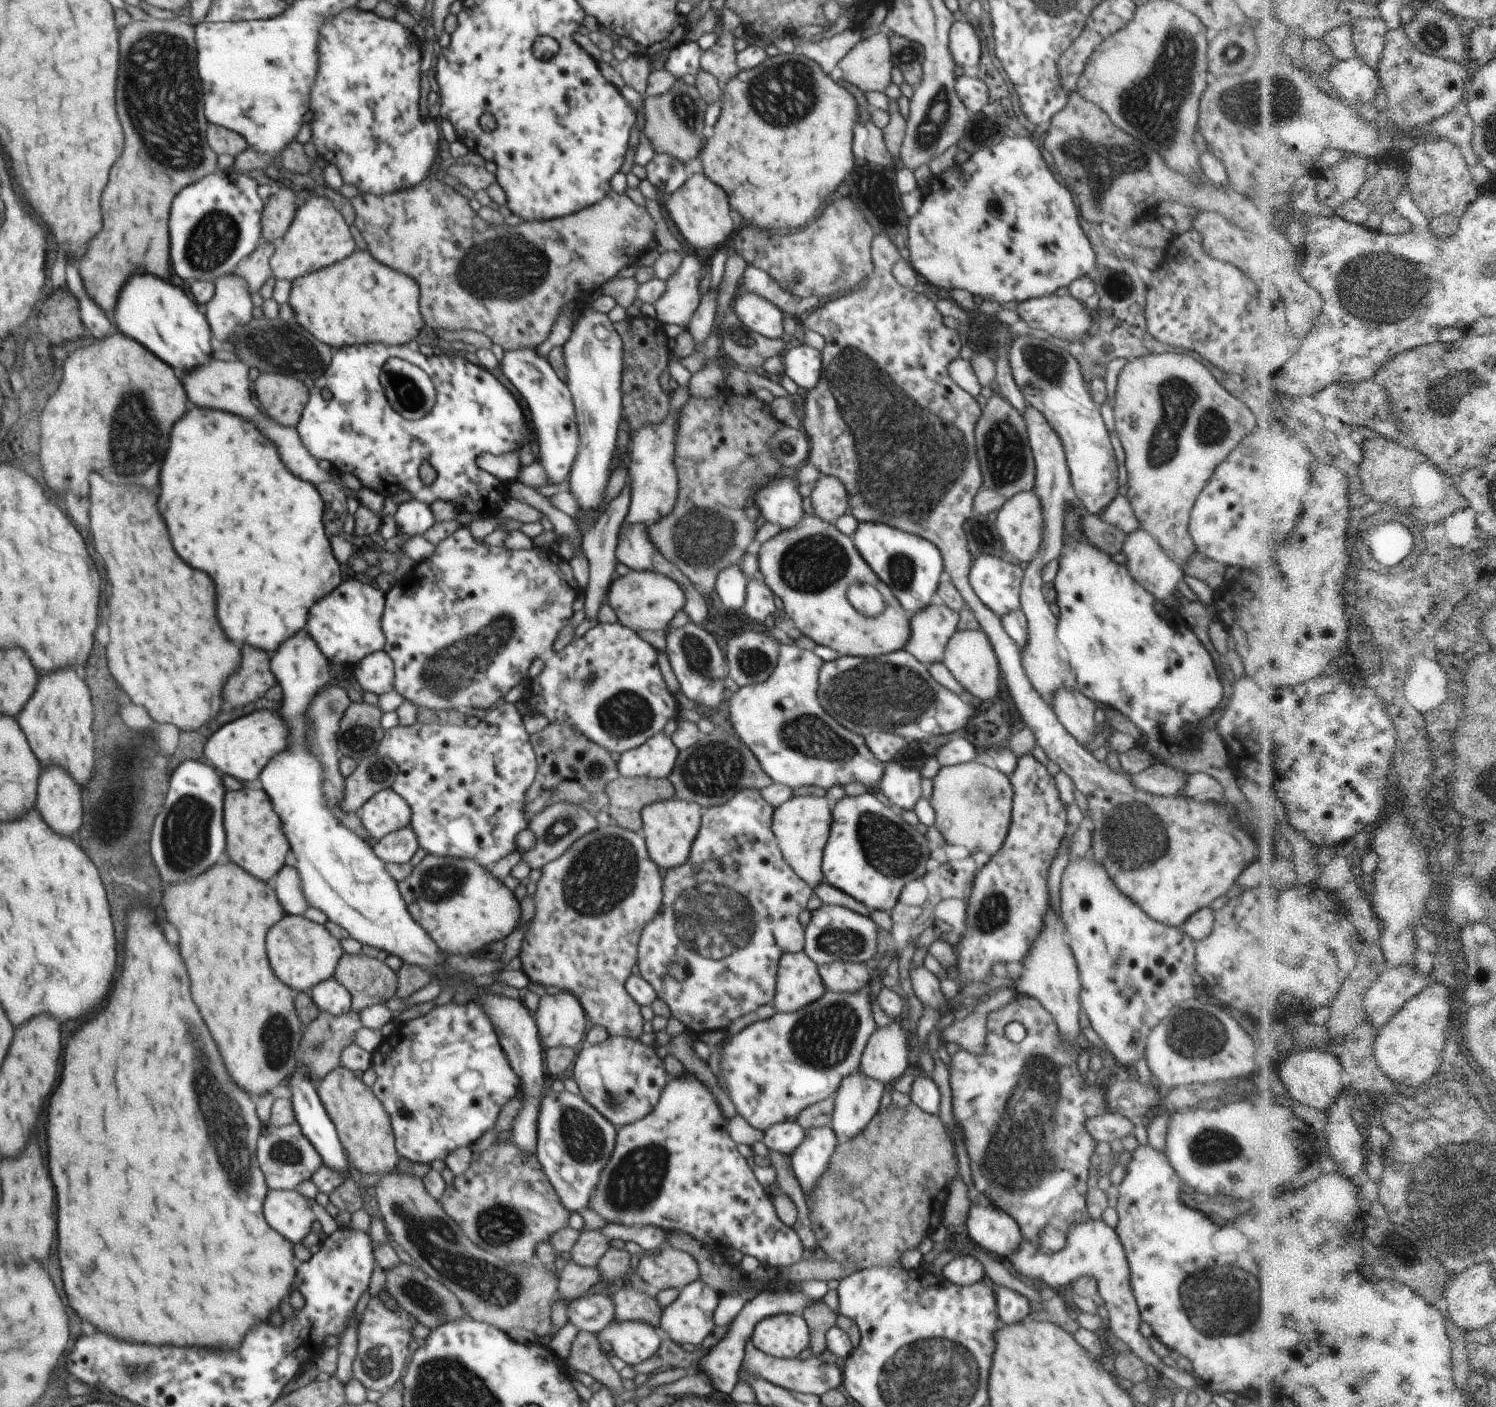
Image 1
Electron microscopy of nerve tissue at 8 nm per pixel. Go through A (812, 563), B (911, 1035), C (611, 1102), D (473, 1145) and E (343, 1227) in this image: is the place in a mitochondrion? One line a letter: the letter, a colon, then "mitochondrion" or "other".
A: mitochondrion
B: other
C: mitochondrion
D: other
E: other

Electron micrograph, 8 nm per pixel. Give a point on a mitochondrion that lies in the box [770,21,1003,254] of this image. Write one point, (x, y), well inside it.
(938, 115)

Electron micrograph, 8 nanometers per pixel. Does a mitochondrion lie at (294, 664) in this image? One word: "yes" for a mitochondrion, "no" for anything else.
no

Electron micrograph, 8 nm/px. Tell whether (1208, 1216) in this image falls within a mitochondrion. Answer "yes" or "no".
no

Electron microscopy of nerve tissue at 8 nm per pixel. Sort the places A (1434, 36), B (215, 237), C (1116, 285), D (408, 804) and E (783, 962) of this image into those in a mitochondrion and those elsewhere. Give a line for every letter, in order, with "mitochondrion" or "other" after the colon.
A: mitochondrion
B: mitochondrion
C: mitochondrion
D: other
E: other

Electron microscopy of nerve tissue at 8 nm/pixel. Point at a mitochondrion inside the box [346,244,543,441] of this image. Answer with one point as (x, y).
(411, 400)

